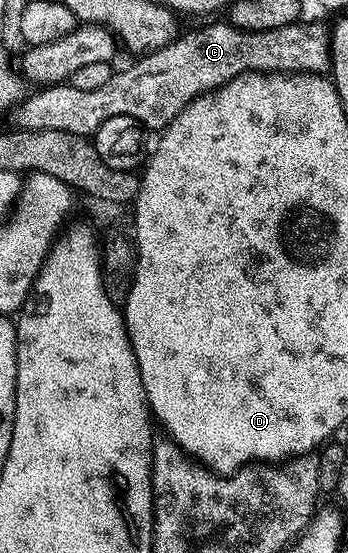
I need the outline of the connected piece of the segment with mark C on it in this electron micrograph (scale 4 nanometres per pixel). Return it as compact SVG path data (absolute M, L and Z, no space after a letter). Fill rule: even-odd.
M227 21L214 22L211 26L202 26L198 31L190 30L180 38L175 37L165 46L151 50L134 60L130 70L111 73L104 88L92 92L78 90L69 84L50 84L39 94L34 94L22 106L18 114L17 125L22 130L59 130L79 136L92 136L104 124L104 120L113 118L131 118L136 120L147 131L161 131L175 116L194 98L206 94L217 86L223 86L239 74L251 72L290 72L298 67L301 71L325 75L331 69L330 44L331 31L322 22L310 22L307 26L295 24L282 26L278 30L237 30Z

